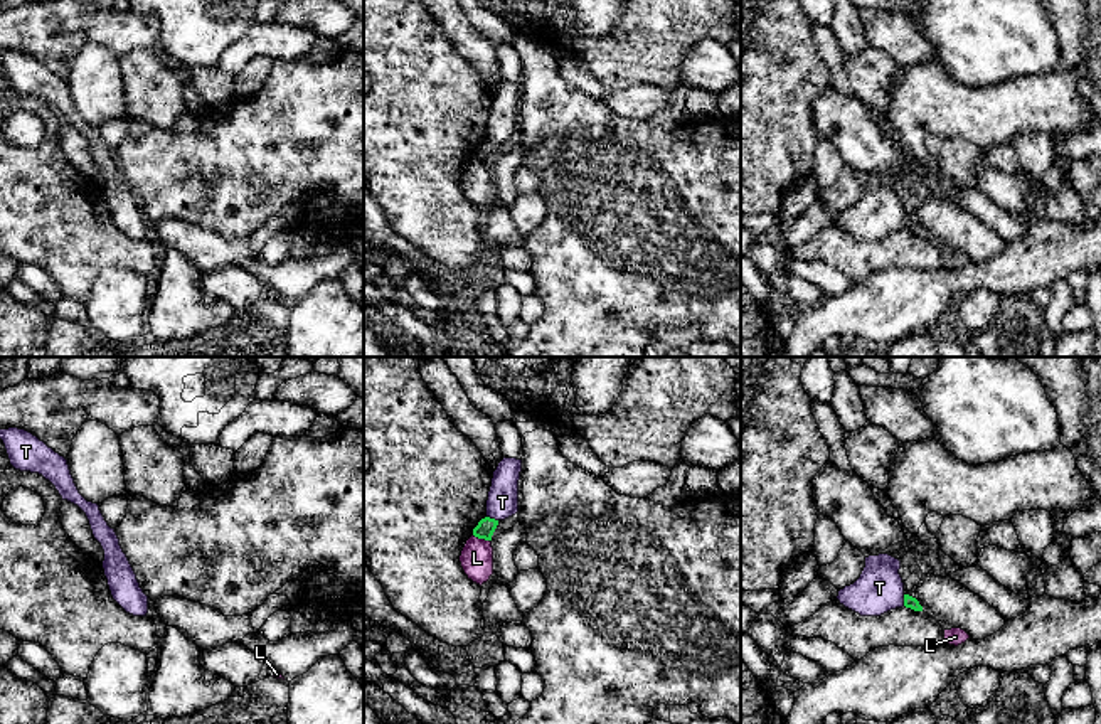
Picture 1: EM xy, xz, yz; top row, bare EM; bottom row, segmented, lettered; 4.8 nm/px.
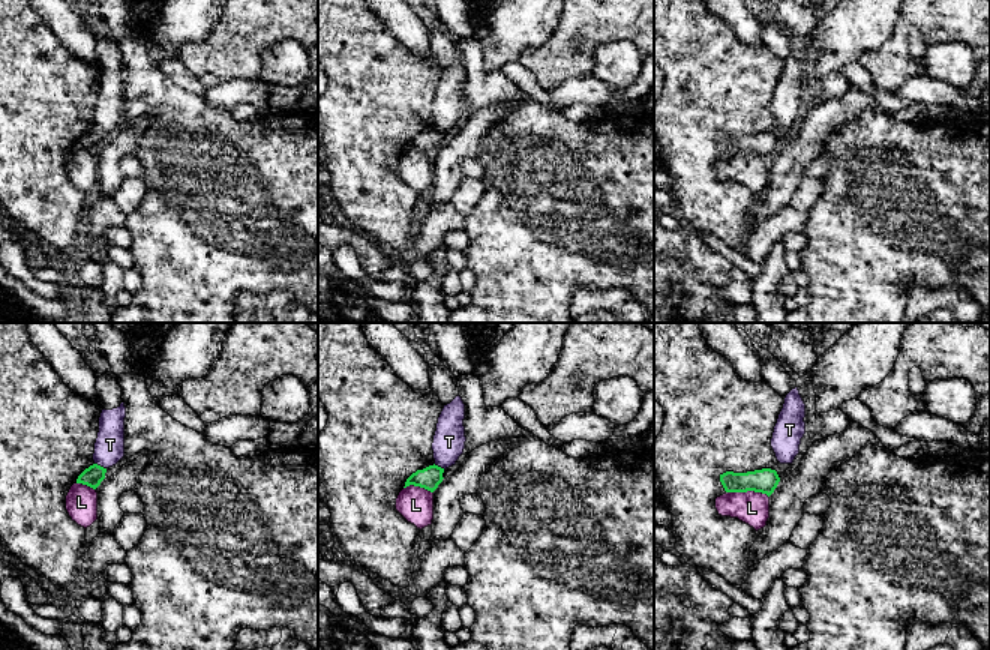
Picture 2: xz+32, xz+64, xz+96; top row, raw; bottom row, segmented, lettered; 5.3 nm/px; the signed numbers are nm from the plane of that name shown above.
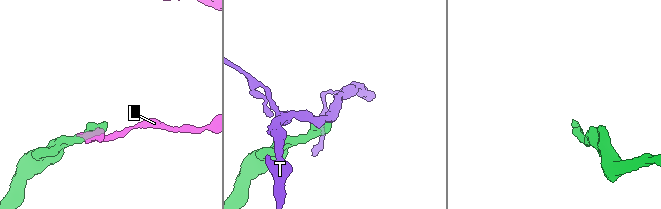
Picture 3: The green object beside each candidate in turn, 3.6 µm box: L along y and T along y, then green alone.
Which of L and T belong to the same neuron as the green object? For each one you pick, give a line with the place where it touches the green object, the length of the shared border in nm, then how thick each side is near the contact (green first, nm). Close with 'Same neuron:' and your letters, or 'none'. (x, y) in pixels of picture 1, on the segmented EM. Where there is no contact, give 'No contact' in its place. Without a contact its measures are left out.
T: Touches green at xz (492, 519). Shared border 60 nm. Thickness 90 nm (green) against 150 nm
Same neuron: T

